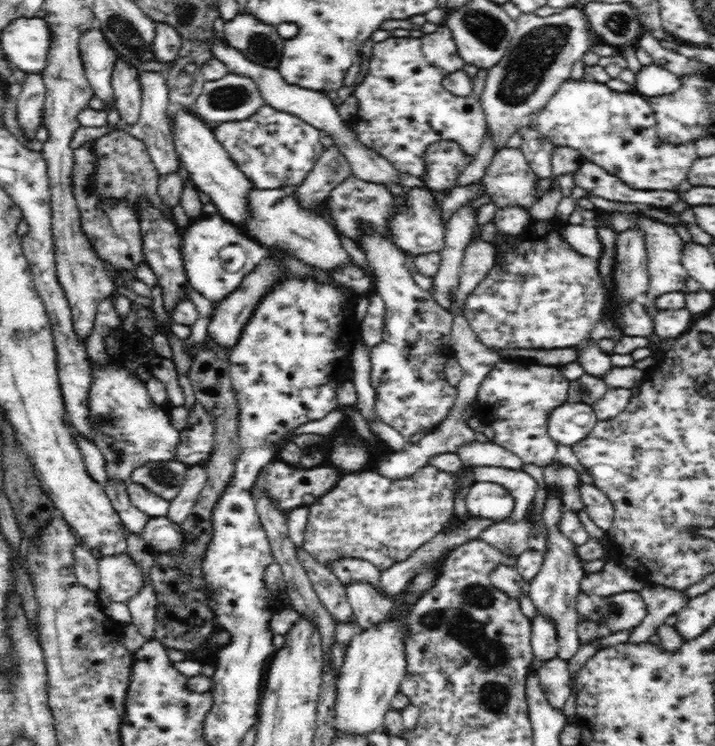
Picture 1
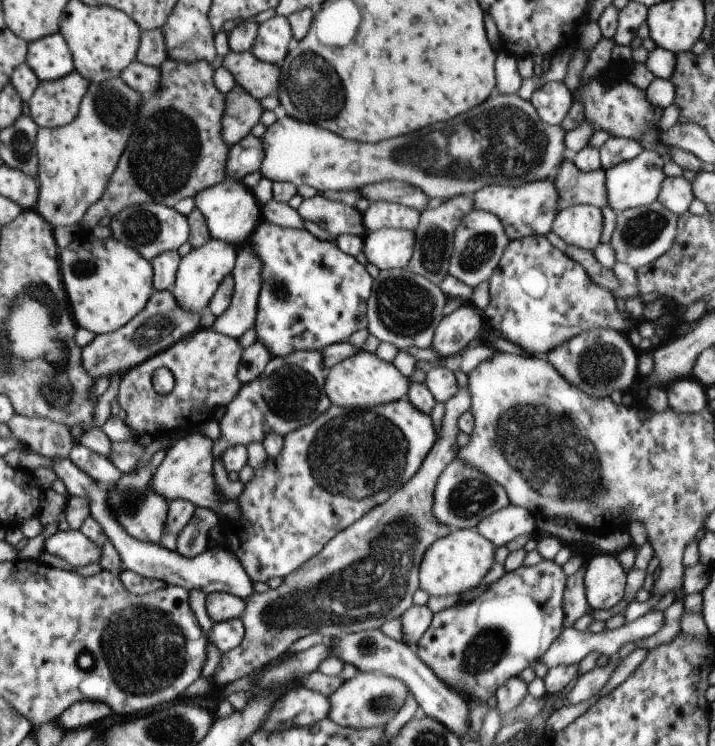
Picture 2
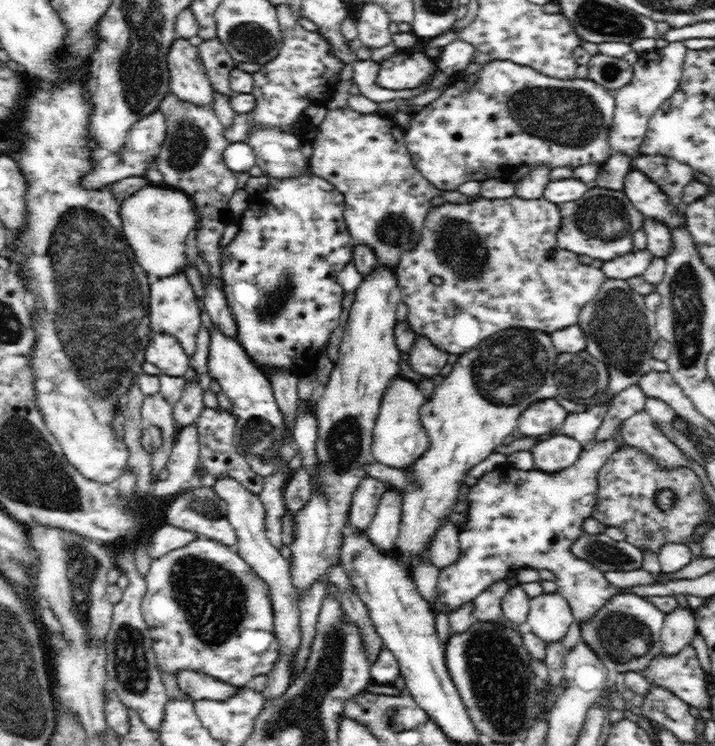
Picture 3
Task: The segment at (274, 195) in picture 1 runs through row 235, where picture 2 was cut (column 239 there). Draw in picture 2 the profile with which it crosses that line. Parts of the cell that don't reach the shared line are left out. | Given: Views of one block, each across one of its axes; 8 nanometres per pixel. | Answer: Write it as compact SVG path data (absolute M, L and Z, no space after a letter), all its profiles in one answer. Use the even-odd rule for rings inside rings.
M248 244L239 248L233 269L233 296L230 307L217 318L213 330L239 339L248 328L255 328L257 303L262 289L263 263Z

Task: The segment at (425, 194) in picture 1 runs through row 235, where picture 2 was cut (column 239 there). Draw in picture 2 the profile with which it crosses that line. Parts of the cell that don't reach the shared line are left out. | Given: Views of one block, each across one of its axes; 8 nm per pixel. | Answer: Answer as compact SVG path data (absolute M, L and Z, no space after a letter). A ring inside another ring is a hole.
M295 351L284 357L272 356L258 379L242 386L240 394L226 407L224 417L219 421L221 437L213 442L215 460L232 445L248 447L262 443L266 433L276 433L284 438L317 420L332 406L325 392L326 378L322 351Z

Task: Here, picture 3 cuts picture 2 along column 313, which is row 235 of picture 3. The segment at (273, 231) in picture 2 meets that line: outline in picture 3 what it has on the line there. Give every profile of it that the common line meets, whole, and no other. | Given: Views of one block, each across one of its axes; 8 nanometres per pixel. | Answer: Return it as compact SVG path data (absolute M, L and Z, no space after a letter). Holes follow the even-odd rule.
M310 169L304 170L304 174L294 176L294 178L268 178L268 183L264 190L250 197L250 209L241 212L241 220L239 221L240 229L238 234L230 244L223 248L222 251L222 281L228 307L232 311L237 326L237 339L243 345L247 355L252 361L256 362L259 370L264 375L274 375L276 368L292 368L296 364L302 364L308 356L306 354L314 354L312 350L304 350L304 348L320 348L322 344L326 345L328 338L335 328L340 324L340 314L342 314L342 300L345 291L337 282L337 277L344 271L346 265L353 262L354 247L349 230L344 220L344 195L336 190L336 187L316 176Z

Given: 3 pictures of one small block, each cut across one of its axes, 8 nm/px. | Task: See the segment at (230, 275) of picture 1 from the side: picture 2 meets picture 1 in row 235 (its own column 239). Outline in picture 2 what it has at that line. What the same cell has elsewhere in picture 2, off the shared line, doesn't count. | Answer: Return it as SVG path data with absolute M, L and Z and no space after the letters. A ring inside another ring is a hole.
M228 178L226 184L221 183L199 191L194 196L194 203L206 220L211 238L230 241L238 248L248 243L257 226L263 221L262 207L253 196L252 190L232 178Z

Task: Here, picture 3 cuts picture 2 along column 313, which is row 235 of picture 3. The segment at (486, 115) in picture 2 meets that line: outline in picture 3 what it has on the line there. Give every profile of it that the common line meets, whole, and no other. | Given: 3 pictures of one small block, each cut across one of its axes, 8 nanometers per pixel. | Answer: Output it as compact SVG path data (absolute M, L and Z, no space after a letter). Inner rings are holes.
M148 184L144 188L132 193L126 200L120 203L120 218L126 243L132 248L136 263L144 270L146 276L151 280L164 279L168 276L175 276L185 266L185 244L187 236L192 229L197 229L199 216L196 213L194 203L189 196L166 186L155 186Z

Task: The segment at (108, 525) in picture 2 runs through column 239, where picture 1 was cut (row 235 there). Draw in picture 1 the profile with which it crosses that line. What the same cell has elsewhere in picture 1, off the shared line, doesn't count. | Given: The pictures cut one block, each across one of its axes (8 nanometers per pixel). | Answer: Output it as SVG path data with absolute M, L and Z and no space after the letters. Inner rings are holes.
M591 223L578 224L563 224L560 229L562 239L575 249L580 255L588 256L596 260L600 260L602 256L602 243L598 239L598 232Z

